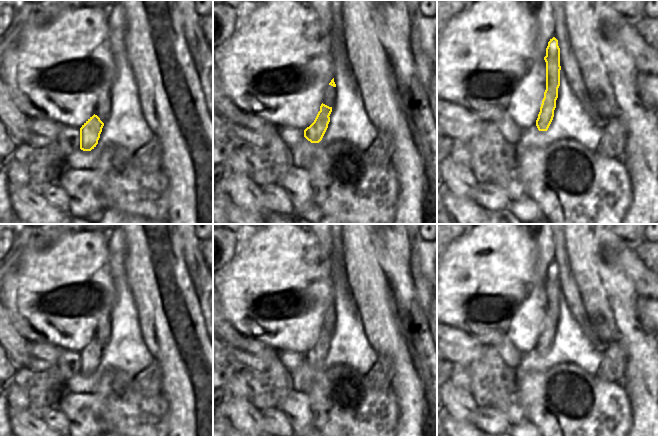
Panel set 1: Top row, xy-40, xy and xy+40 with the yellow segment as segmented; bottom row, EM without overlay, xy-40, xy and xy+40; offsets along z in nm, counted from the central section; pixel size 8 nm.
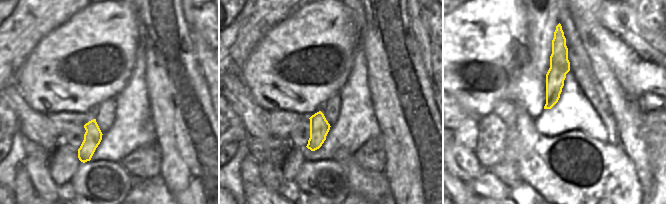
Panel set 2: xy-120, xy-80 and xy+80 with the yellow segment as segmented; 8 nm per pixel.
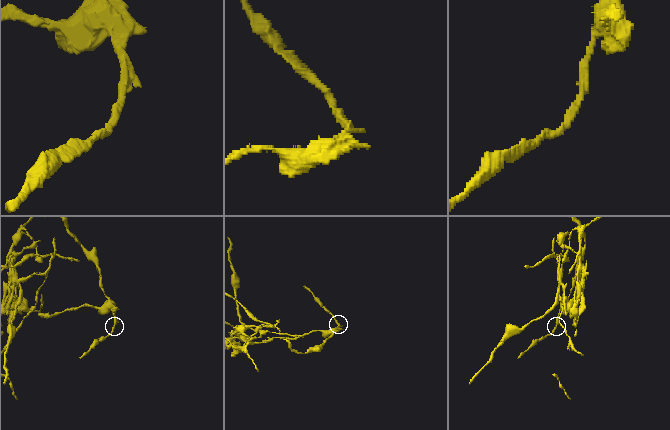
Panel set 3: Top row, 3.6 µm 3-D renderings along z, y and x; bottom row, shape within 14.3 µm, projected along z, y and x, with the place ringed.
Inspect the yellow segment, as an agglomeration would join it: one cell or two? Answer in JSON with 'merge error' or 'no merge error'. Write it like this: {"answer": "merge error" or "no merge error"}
{"answer": "merge error"}

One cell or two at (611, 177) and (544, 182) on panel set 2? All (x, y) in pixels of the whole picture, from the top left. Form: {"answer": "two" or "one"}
{"answer": "one"}

